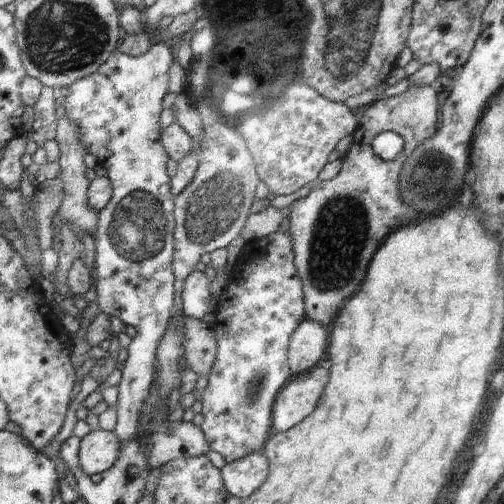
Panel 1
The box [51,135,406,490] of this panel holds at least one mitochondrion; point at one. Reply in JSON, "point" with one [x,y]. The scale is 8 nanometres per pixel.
{"point":[212,211]}

